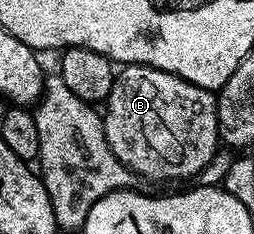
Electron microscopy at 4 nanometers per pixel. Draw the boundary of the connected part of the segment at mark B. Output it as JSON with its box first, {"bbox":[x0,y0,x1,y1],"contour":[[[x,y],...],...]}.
{"bbox":[102,65,220,179],"contour":[[[124,65],[116,73],[113,92],[102,115],[105,140],[140,179],[194,179],[220,149],[219,111],[212,91],[202,90],[152,66]]]}

